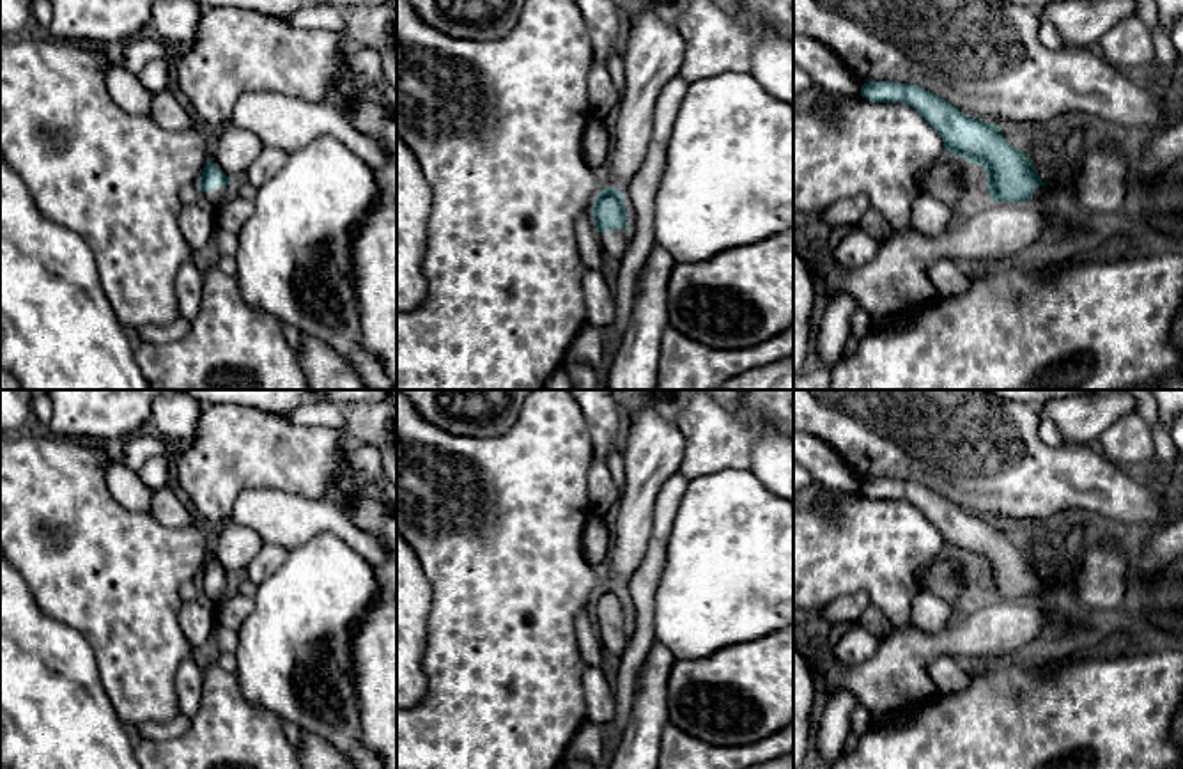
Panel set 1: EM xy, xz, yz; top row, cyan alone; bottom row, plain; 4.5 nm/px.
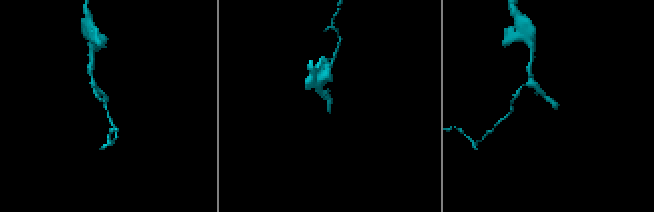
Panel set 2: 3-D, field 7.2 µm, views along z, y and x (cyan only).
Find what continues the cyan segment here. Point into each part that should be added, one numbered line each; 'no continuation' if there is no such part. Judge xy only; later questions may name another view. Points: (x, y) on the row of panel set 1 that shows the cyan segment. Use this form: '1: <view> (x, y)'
1: xy (216, 197)

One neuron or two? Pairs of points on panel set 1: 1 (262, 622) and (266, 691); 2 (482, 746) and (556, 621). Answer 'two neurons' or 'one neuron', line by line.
1: one neuron
2: one neuron

